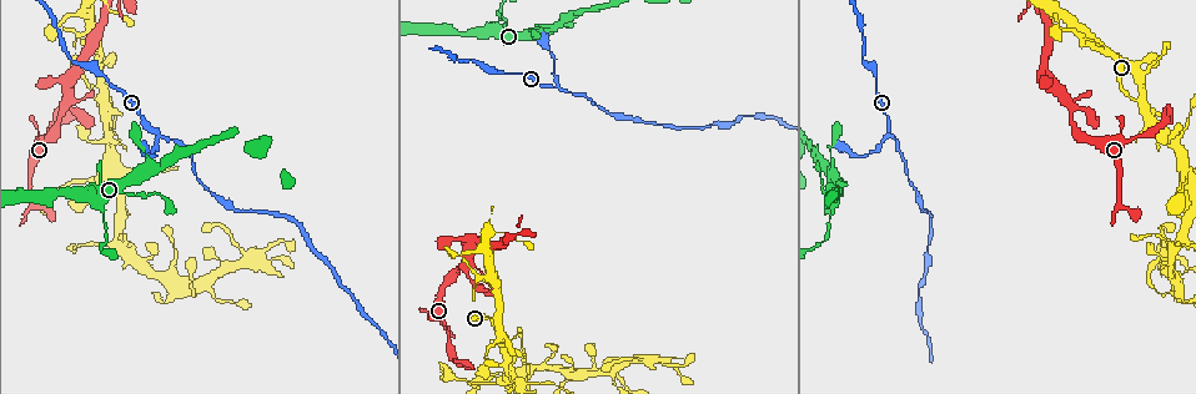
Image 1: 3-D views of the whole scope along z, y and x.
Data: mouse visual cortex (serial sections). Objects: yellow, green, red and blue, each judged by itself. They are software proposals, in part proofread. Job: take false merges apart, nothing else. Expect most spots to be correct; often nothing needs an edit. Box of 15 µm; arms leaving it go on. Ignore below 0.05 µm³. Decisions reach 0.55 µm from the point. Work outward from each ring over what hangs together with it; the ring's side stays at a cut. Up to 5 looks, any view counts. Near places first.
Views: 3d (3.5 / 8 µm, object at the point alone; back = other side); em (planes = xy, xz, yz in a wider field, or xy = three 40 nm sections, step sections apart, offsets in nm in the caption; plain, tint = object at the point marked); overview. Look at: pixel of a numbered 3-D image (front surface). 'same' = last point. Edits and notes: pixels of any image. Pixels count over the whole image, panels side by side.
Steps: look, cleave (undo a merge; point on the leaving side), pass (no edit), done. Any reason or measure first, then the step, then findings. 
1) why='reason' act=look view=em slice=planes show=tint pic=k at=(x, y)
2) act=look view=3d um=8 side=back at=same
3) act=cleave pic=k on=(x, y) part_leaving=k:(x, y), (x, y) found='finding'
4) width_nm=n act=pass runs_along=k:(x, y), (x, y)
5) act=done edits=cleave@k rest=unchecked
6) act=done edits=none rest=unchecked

why='three-way junction' act=look view=3d um=3.5 pic=1 at=(499, 313)

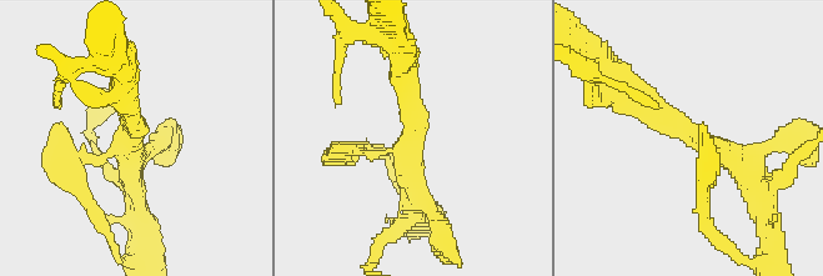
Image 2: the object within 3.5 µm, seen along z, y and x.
why='need the tissue' act=look view=em slice=xy step=3 show=tint pic=2 at=(692, 137)

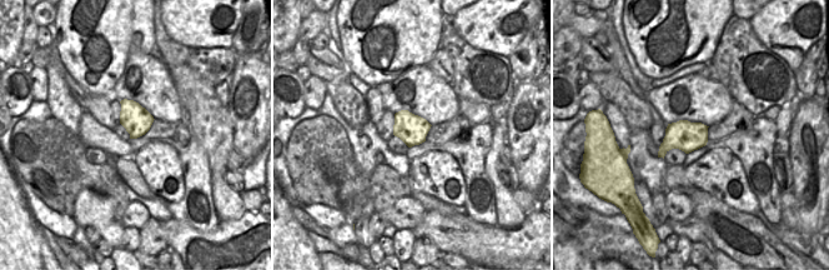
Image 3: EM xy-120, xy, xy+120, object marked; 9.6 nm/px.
why='cut it another way' act=look view=em slice=xy step=1 show=tint at=same

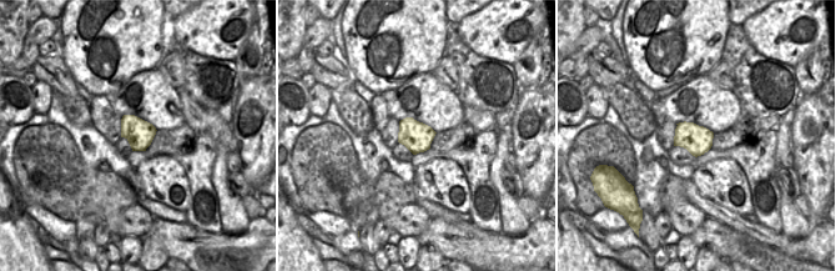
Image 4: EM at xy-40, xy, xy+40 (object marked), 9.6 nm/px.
arms=3 arm_widths_nm=150,300,300 act=pass runs_along=2:(706, 159), (703, 140), (623, 94) found='one cell here'

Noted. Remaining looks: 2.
why='abrupt turn' act=look view=3d um=3.5 pic=1 at=(120, 244)

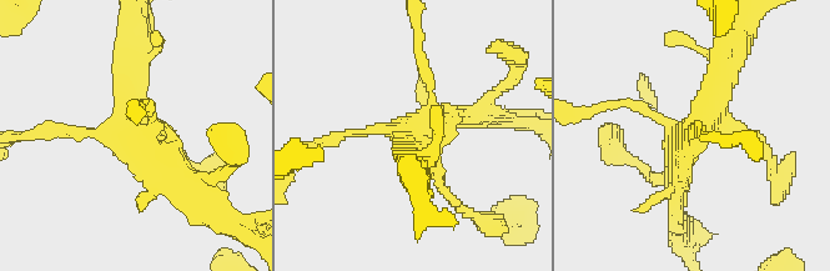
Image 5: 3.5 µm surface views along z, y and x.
act=look view=em slice=xy step=1 show=tint pic=5 at=(132, 126)

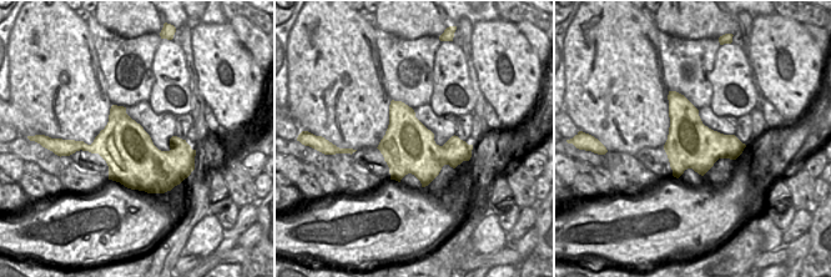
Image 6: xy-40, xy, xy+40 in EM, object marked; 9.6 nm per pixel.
act=pass runs_along=5:(137, 51), (130, 133), (187, 190) found='one cell here'

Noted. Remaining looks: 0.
act=done edits=none rest=unchecked

